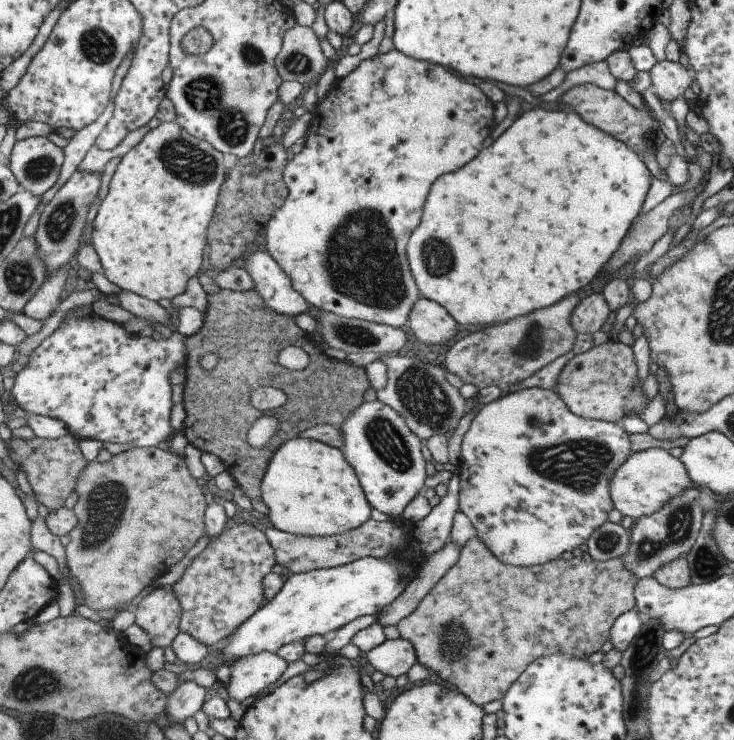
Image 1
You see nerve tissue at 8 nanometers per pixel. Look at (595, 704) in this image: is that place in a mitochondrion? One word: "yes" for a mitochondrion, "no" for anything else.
no

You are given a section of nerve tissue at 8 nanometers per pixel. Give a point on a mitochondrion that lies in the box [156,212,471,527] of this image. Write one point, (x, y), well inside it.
(419, 391)

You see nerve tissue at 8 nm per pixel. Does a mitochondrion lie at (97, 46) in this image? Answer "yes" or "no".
yes

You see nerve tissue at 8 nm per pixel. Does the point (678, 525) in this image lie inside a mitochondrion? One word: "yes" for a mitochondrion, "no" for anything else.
yes

